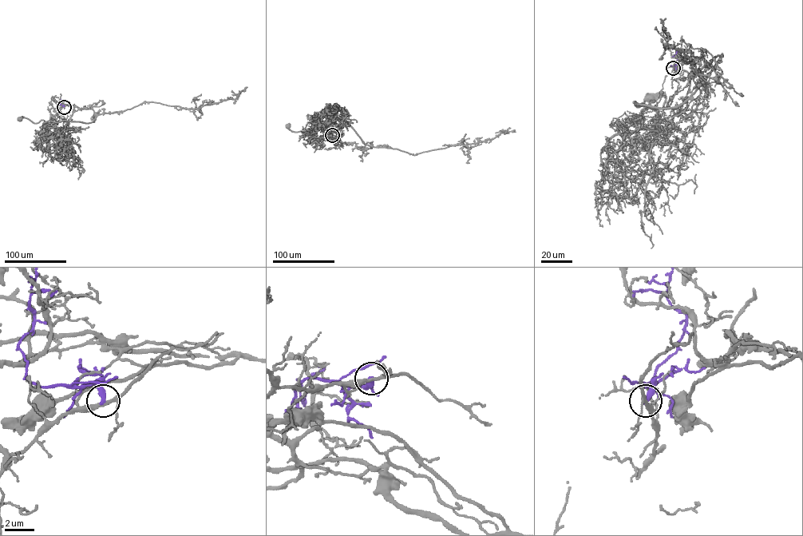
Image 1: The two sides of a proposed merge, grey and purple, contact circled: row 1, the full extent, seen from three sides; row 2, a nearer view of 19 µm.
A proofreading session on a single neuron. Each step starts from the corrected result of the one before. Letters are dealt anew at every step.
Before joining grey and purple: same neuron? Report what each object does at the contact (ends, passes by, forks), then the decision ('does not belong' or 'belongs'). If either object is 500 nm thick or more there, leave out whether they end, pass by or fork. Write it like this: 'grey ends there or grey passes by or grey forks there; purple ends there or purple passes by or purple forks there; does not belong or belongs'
grey forks there; purple ends there; does not belong

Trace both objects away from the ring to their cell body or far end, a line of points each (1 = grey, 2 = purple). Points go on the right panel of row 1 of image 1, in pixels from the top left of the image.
1: (673, 68), (690, 79), (681, 110), (659, 121), (671, 101), (664, 108), (663, 94), (652, 98)
2: (673, 68), (678, 58), (677, 49), (672, 49)

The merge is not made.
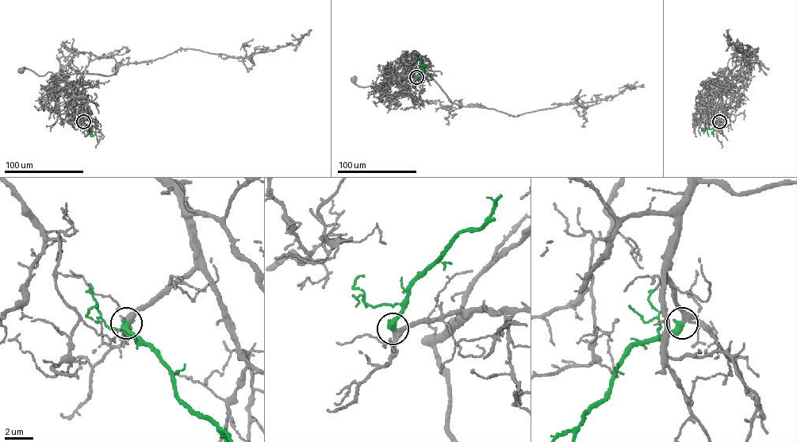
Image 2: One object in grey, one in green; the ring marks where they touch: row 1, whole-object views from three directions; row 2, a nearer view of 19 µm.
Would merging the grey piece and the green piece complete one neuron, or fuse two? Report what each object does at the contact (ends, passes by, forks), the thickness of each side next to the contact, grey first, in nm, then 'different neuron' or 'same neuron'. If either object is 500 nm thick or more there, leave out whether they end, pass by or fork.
calibres 280 and 550 nm; same neuron

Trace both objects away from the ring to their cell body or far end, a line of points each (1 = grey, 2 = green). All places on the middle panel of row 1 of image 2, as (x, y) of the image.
1: (416, 77), (420, 76), (412, 81), (404, 78), (387, 83), (384, 90), (358, 86), (353, 80)
2: (416, 77), (423, 66), (419, 58)

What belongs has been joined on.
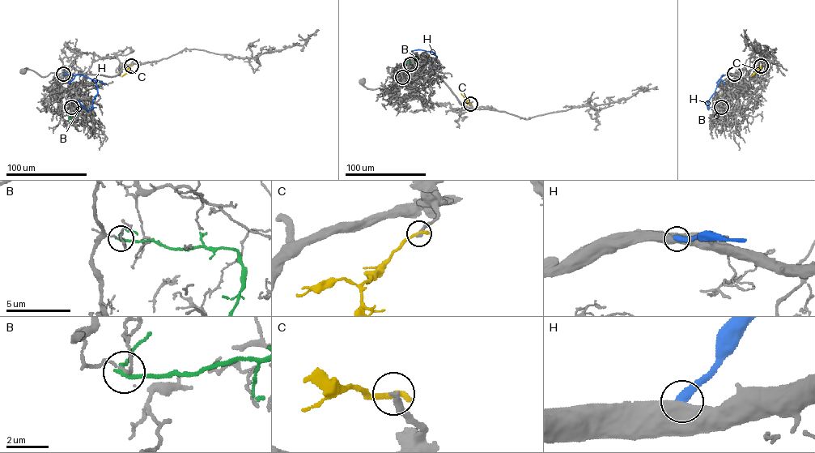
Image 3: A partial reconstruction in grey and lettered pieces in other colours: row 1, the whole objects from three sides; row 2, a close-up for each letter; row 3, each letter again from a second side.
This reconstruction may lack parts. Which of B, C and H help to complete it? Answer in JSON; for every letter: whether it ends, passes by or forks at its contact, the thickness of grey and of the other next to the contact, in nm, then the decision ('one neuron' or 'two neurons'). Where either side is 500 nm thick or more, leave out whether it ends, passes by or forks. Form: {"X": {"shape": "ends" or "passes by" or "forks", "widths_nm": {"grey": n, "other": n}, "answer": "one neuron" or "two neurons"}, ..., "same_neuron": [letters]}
{"B": {"shape": "passes by", "widths_nm": {"grey": 100, "other": 190}, "answer": "two neurons"}, "C": {"shape": "ends", "widths_nm": {"grey": 280, "other": 280}, "answer": "two neurons"}, "H": {"widths_nm": {"grey": 900, "other": 480}, "answer": "two neurons"}, "same_neuron": []}

